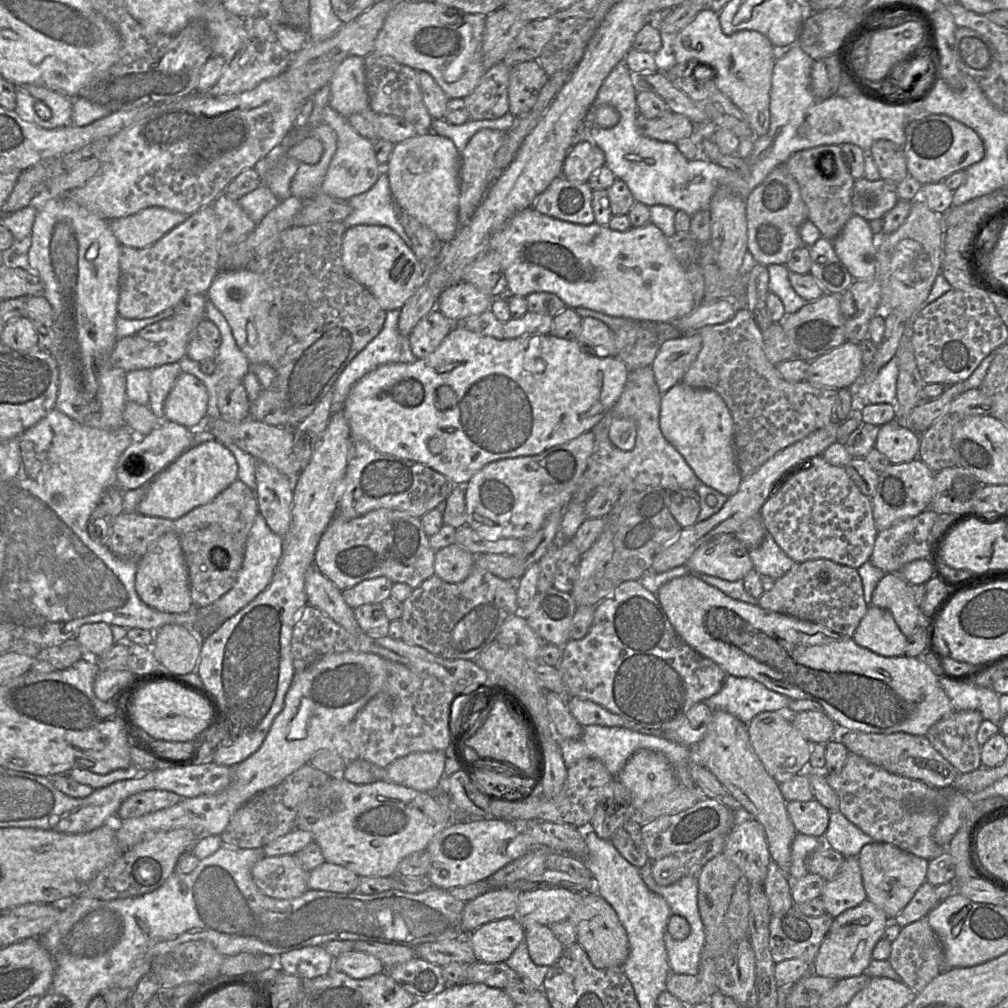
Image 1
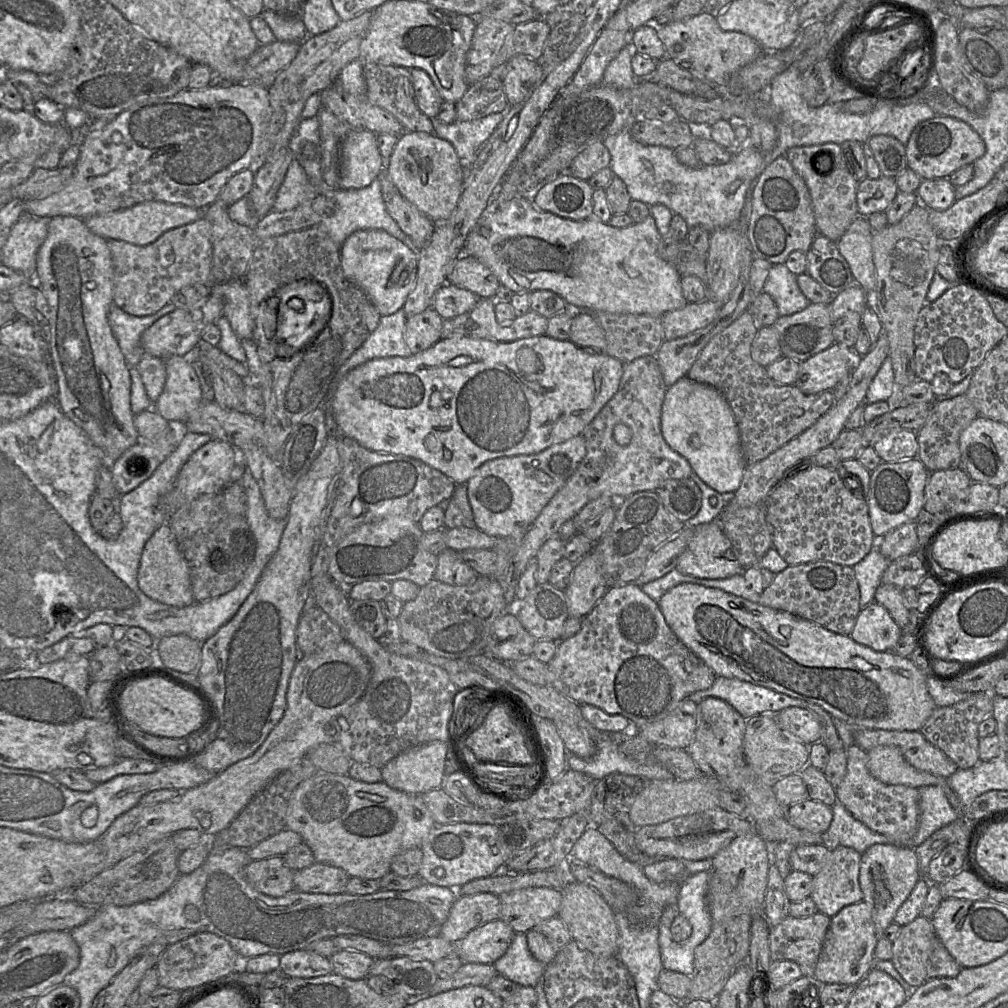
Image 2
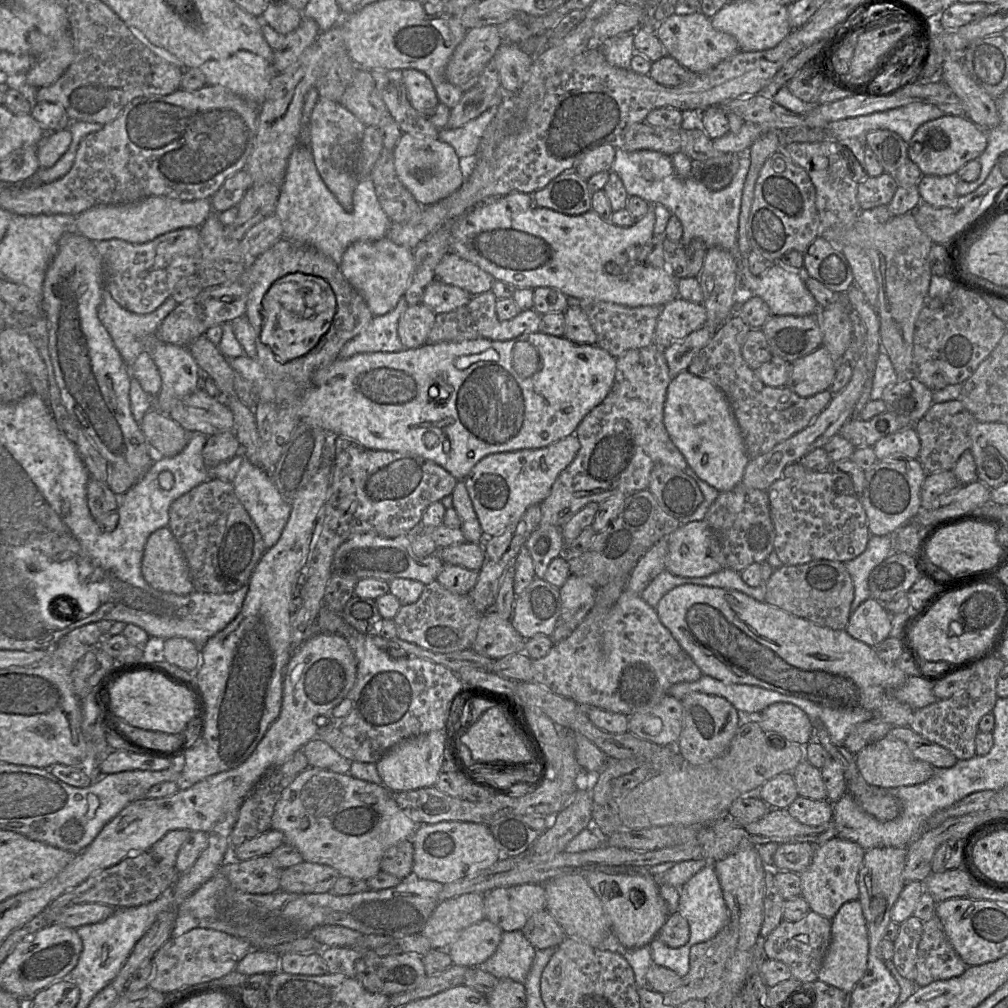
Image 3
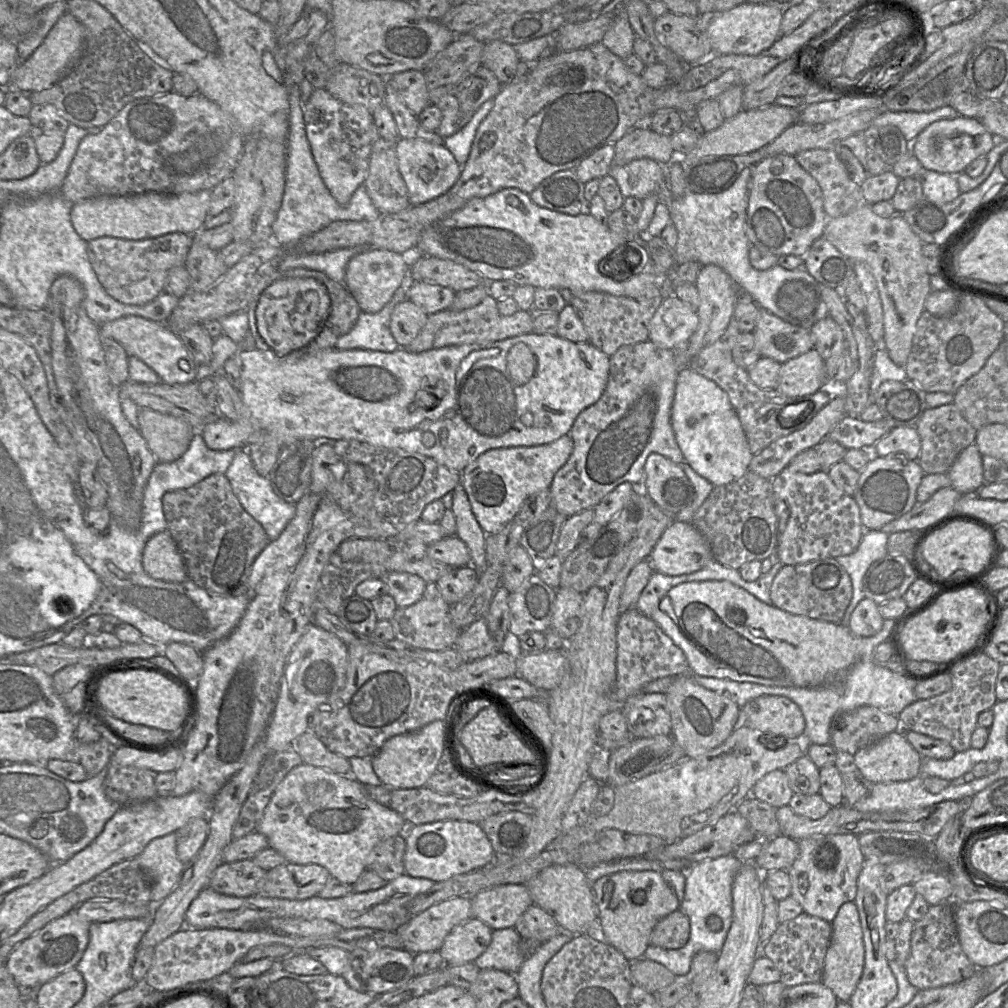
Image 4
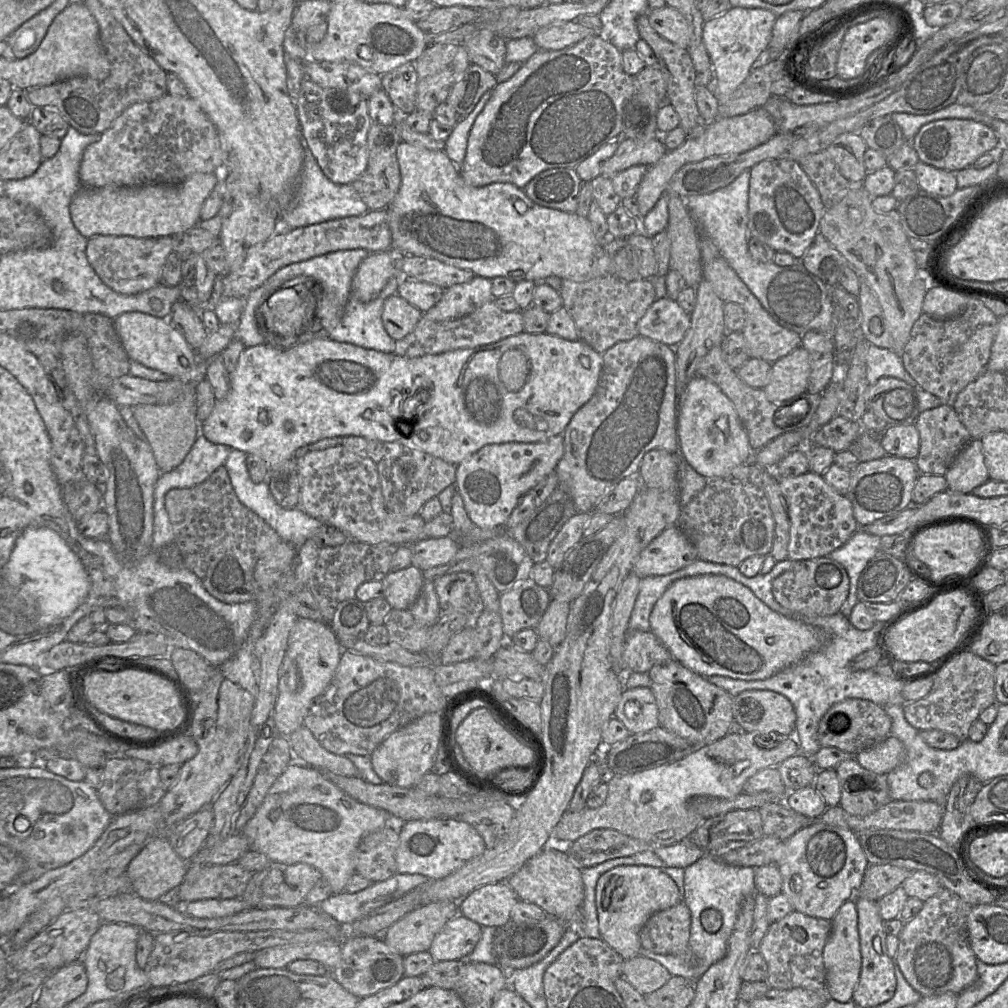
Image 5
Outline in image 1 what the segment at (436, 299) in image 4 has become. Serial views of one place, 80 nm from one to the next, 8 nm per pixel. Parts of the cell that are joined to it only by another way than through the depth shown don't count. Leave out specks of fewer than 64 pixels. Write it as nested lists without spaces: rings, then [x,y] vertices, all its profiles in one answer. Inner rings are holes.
[[[459,282],[445,289],[439,296],[436,309],[452,323],[478,315],[491,306],[493,298],[467,282]]]

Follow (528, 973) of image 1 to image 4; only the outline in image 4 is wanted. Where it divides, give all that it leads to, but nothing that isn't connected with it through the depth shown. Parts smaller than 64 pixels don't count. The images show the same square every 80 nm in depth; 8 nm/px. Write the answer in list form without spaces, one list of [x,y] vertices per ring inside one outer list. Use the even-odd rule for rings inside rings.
[[[513,928],[496,929],[487,949],[473,963],[482,969],[493,969],[515,975],[526,960],[525,939]]]

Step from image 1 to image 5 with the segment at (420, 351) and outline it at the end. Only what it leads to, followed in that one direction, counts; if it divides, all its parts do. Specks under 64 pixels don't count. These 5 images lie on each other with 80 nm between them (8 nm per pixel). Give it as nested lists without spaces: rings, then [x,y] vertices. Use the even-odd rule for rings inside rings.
[[[398,294],[389,296],[384,302],[382,322],[386,332],[395,341],[411,333],[423,313]]]

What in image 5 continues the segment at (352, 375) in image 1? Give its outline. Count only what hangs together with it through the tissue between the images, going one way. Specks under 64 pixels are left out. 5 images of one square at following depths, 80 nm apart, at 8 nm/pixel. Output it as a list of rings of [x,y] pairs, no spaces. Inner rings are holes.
[[[394,275],[380,294],[368,303],[350,297],[347,301],[339,324],[329,338],[336,342],[349,343],[383,353],[392,353],[395,340],[386,332],[382,322],[385,300],[397,294],[402,275]]]

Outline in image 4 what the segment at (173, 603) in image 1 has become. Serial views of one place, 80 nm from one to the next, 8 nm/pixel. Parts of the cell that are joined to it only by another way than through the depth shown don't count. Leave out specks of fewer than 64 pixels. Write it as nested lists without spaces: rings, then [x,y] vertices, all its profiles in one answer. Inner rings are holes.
[[[169,530],[158,532],[147,541],[142,565],[156,580],[181,583],[188,578],[184,559]]]

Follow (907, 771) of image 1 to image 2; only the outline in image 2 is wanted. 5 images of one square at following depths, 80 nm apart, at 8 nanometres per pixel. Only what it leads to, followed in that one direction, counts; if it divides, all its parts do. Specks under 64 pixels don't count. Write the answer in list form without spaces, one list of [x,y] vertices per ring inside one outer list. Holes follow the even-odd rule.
[[[855,728],[854,743],[868,752],[877,746],[896,746],[904,759],[918,770],[948,778],[957,765],[926,740],[920,731]]]

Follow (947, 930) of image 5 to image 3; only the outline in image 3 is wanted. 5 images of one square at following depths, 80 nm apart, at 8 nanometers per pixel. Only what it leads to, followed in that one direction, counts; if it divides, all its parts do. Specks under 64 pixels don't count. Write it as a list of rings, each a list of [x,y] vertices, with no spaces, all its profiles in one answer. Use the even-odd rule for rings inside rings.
[[[938,916],[924,921],[917,951],[916,986],[961,976],[967,968],[948,940]]]

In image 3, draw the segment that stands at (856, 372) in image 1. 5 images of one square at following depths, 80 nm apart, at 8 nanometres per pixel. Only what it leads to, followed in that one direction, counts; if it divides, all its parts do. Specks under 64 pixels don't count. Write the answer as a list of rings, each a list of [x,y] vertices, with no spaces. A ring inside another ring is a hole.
[[[821,346],[812,353],[791,363],[786,387],[801,397],[810,397],[830,389],[838,362]]]

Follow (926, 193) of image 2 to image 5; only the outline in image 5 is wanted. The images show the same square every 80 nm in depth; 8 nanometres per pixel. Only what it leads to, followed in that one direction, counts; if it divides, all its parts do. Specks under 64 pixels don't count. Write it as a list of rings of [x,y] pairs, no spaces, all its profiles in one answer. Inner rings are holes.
[[[919,161],[914,167],[920,189],[948,197],[957,190],[957,181],[955,172],[939,169],[922,161]]]

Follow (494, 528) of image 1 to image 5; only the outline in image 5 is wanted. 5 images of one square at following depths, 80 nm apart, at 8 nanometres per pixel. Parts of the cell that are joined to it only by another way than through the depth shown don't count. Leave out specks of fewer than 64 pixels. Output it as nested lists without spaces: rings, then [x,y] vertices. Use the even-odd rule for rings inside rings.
[[[563,434],[535,443],[489,444],[471,454],[457,465],[455,482],[456,492],[462,497],[469,518],[483,529],[505,526],[519,498],[549,473],[556,471],[563,454]]]

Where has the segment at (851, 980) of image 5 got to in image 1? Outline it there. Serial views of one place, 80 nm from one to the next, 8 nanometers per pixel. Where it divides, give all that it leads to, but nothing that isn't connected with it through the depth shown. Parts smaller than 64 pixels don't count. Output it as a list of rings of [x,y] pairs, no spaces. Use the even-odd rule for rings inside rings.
[[[868,899],[857,907],[844,911],[834,918],[811,965],[811,972],[817,976],[836,980],[865,973],[872,960],[872,951],[889,923],[886,913]]]

